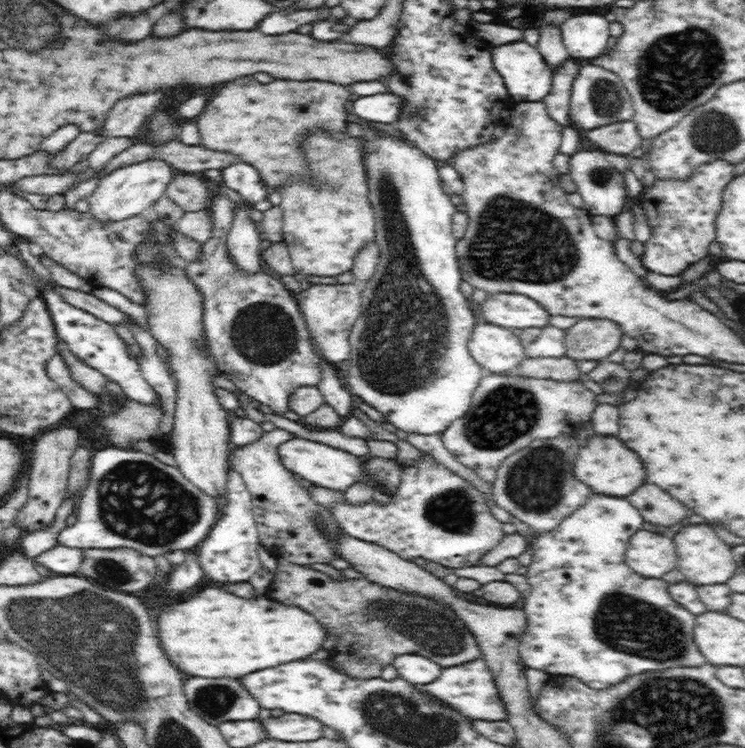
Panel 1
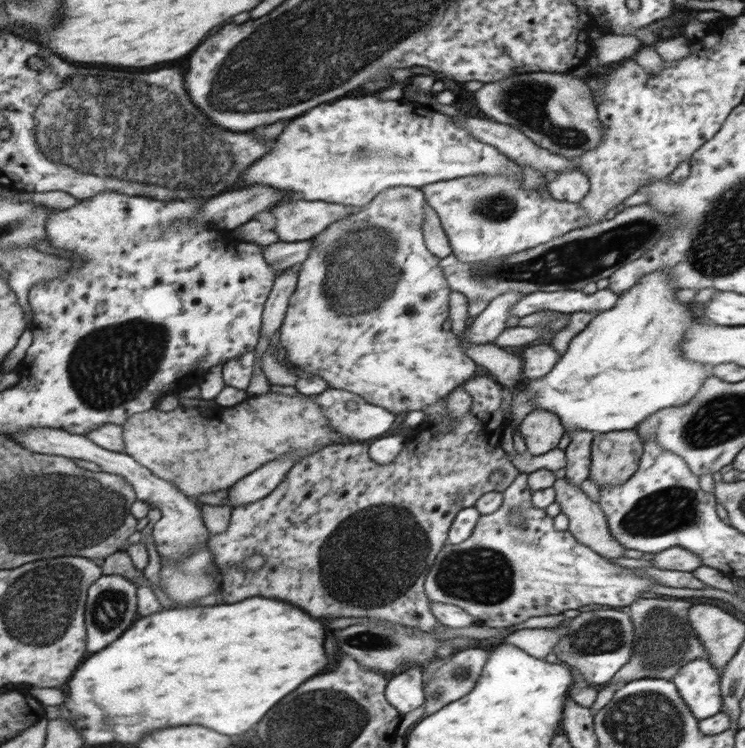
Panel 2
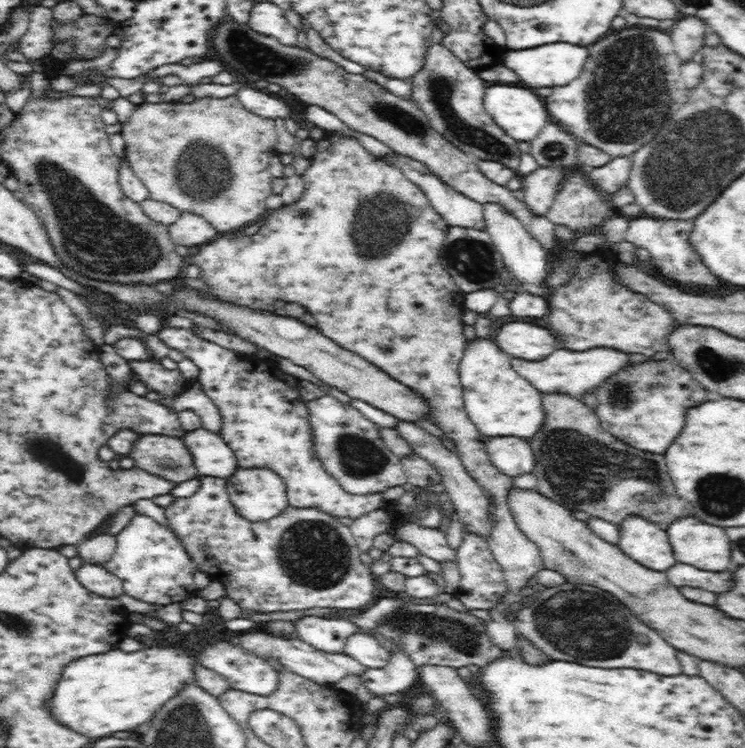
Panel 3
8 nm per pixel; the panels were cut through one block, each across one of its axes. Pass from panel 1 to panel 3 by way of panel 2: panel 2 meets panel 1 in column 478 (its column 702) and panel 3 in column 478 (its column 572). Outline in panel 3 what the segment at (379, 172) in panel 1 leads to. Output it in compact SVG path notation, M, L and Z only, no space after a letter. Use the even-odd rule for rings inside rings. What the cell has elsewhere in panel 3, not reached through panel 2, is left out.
M491 338L468 341L459 364L459 379L464 387L464 408L480 434L486 437L531 439L546 422L542 393L521 377L508 362L508 355L496 348Z

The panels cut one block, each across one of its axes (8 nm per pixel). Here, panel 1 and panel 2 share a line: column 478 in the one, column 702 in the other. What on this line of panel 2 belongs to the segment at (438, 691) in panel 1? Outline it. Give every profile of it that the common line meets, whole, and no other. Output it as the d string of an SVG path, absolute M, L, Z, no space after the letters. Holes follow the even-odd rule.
M707 659L687 662L671 681L676 683L681 697L700 721L724 709L720 670Z

